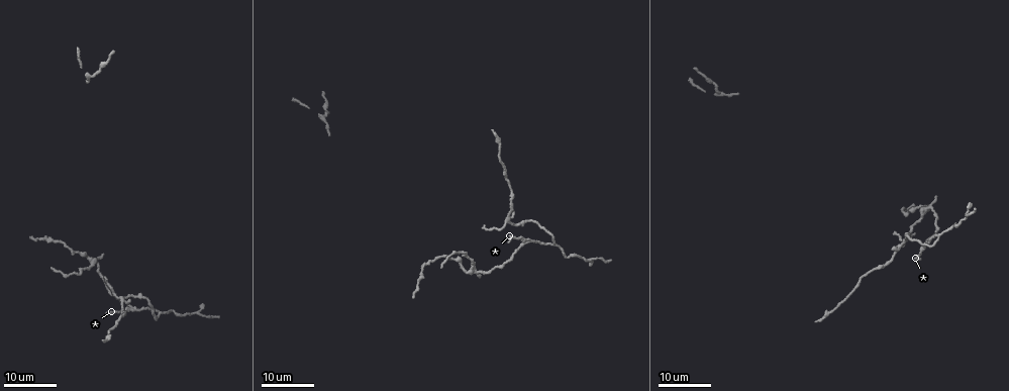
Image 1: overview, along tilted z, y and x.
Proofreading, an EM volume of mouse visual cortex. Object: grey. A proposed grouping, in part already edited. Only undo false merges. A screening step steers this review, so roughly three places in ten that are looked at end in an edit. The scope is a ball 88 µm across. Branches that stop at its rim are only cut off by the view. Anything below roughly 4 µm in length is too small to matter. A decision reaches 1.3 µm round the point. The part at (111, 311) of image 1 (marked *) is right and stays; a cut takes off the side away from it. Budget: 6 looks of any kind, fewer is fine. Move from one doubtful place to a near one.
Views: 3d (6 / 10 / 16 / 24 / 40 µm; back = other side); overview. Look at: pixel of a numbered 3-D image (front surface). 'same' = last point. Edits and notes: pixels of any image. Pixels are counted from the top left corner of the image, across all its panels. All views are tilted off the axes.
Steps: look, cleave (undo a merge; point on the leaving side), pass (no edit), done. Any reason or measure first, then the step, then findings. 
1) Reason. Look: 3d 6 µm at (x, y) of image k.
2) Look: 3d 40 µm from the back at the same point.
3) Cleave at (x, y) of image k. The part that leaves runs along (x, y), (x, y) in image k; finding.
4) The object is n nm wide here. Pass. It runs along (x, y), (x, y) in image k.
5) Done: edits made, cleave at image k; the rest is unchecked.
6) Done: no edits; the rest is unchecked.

A fork. Look: 3d 24 µm at (528, 240) of image 1.

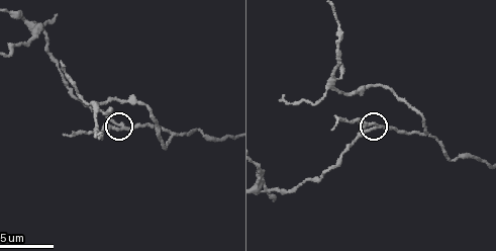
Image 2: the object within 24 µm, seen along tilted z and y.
Look: 3d 6 µm at (120, 122) of image 2.

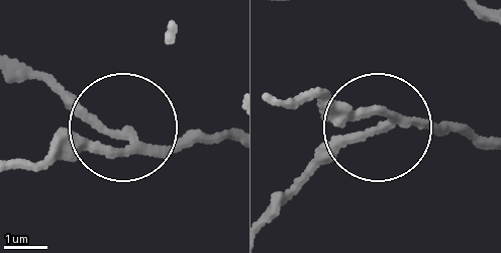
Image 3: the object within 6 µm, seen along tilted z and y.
The object is 190 nm wide here. Cleave at (78, 109) of image 3. The part that leaves runs along (134, 146), (13, 74) in image 3; two cells meet here.

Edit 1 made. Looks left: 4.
Redraw. Look: overview.

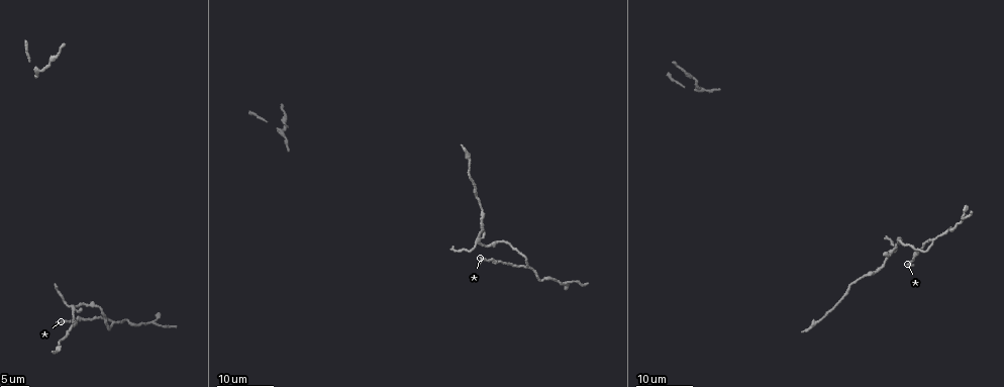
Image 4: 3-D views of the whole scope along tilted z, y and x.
A fork. Look: 3d 24 µm at (934, 240) of image 4.

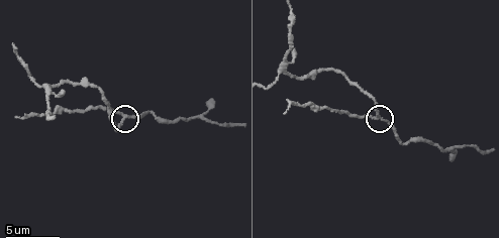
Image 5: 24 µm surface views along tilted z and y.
Look: 3d 10 µm at (125, 119) of image 5.

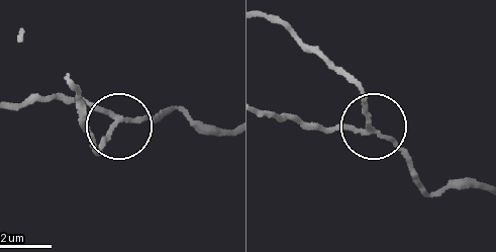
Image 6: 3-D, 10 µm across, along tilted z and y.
The object is 140 nm wide here. Cleave at (102, 144) of image 6. The part that leaves runs along (118, 123), (96, 150), (70, 82) in image 6; a second cell is stuck on.

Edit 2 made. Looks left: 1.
Done: edits made, cleave at image 3, cleave at image 6; the rest is unchecked.

